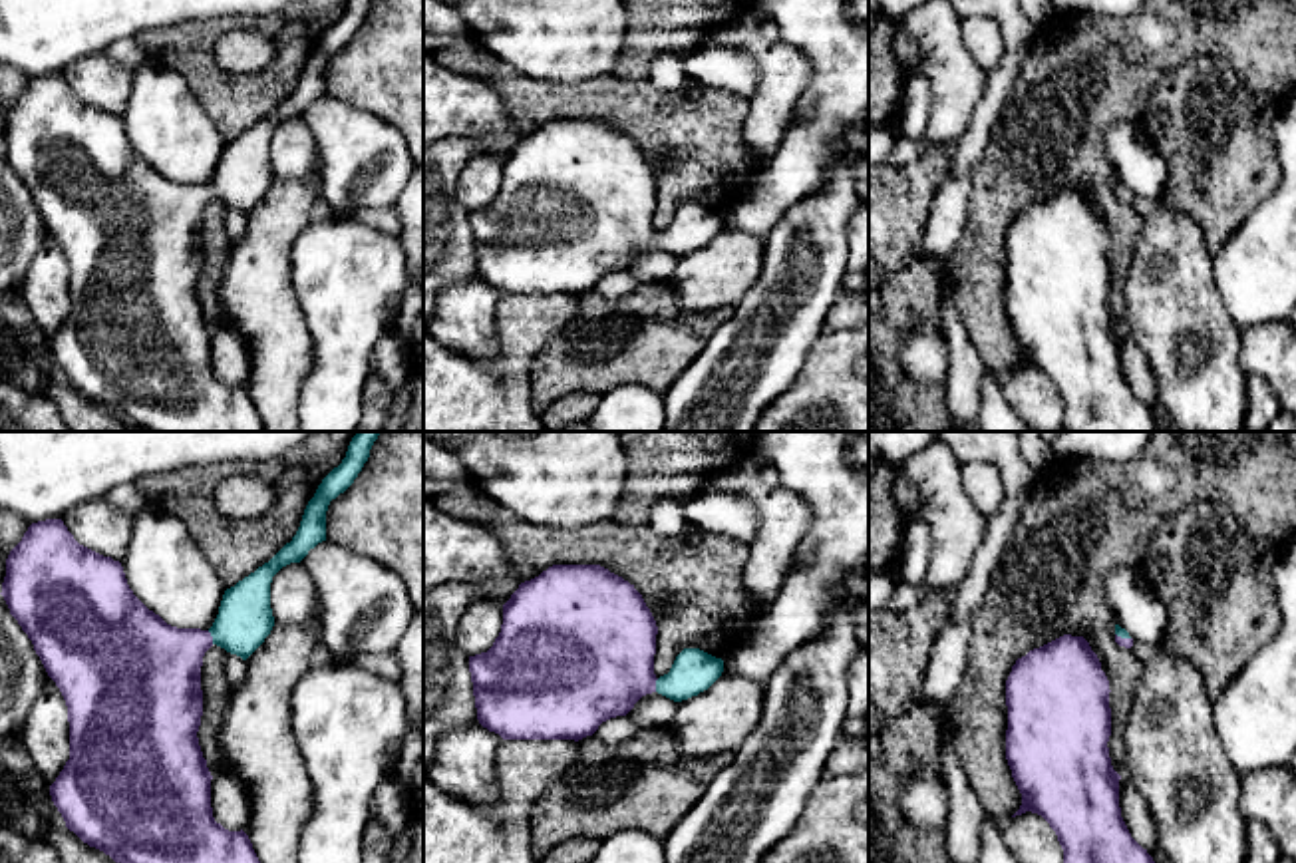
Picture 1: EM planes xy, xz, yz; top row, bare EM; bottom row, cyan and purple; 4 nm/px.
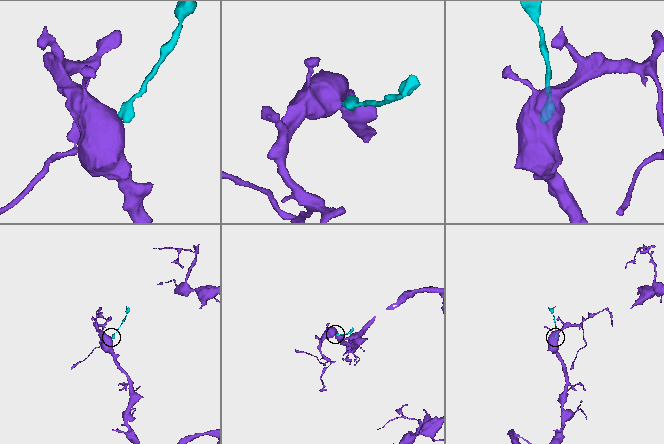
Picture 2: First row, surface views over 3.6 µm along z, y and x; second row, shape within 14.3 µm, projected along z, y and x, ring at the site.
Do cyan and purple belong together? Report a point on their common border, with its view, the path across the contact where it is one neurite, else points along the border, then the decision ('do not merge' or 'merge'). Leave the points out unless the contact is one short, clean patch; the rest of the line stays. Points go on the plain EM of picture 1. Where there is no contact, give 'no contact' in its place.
contact xy (211, 189); way xy (245, 173), (231, 185), (211, 189), (158, 219); merge

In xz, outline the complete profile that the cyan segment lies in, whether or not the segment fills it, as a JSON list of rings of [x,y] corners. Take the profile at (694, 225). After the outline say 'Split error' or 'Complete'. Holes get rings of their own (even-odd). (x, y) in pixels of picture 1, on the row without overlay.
[[[553,119],[525,135],[503,159],[503,179],[487,207],[469,211],[469,227],[477,274],[503,294],[582,294],[610,272],[626,270],[634,259],[652,247],[674,257],[708,245],[724,227],[724,215],[700,203],[684,203],[668,229],[654,229],[656,175],[642,149],[600,119]]]. Split error

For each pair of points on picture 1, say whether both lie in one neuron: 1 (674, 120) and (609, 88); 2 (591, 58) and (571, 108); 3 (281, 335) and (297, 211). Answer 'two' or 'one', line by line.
1: one
2: two
3: one

